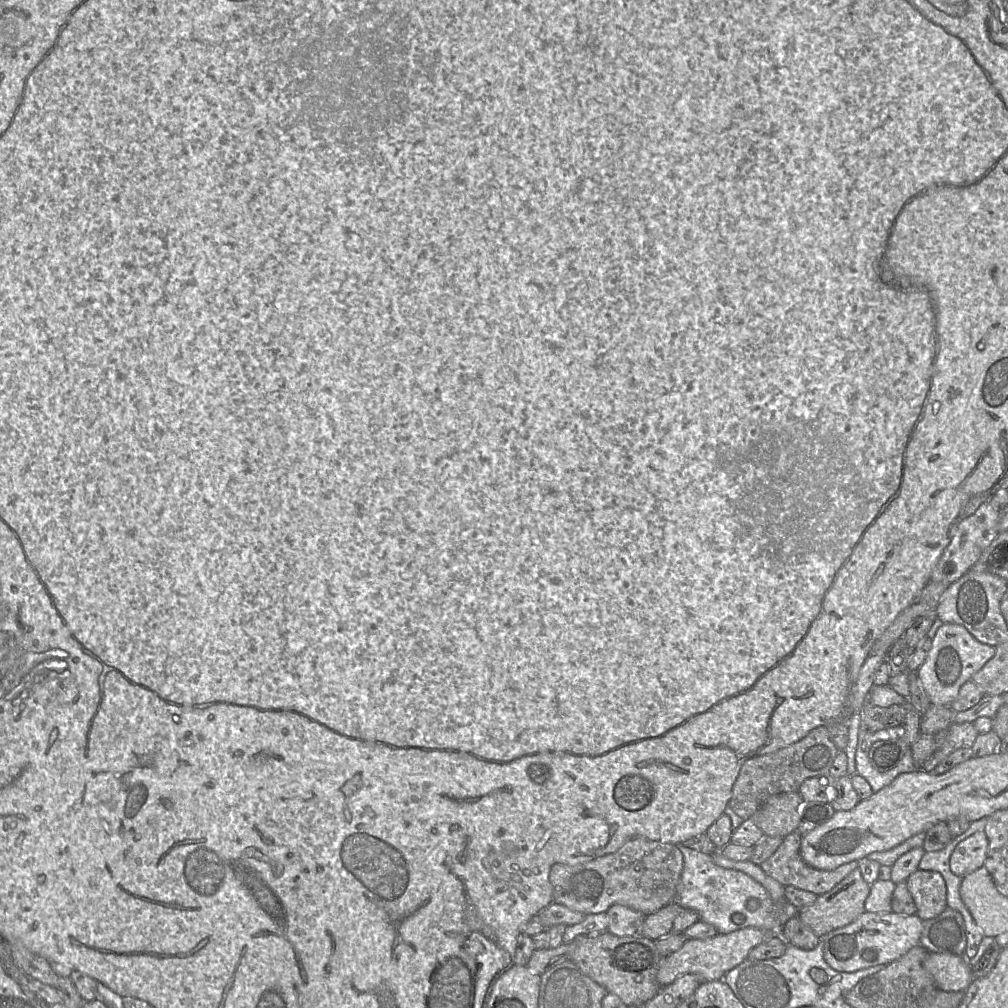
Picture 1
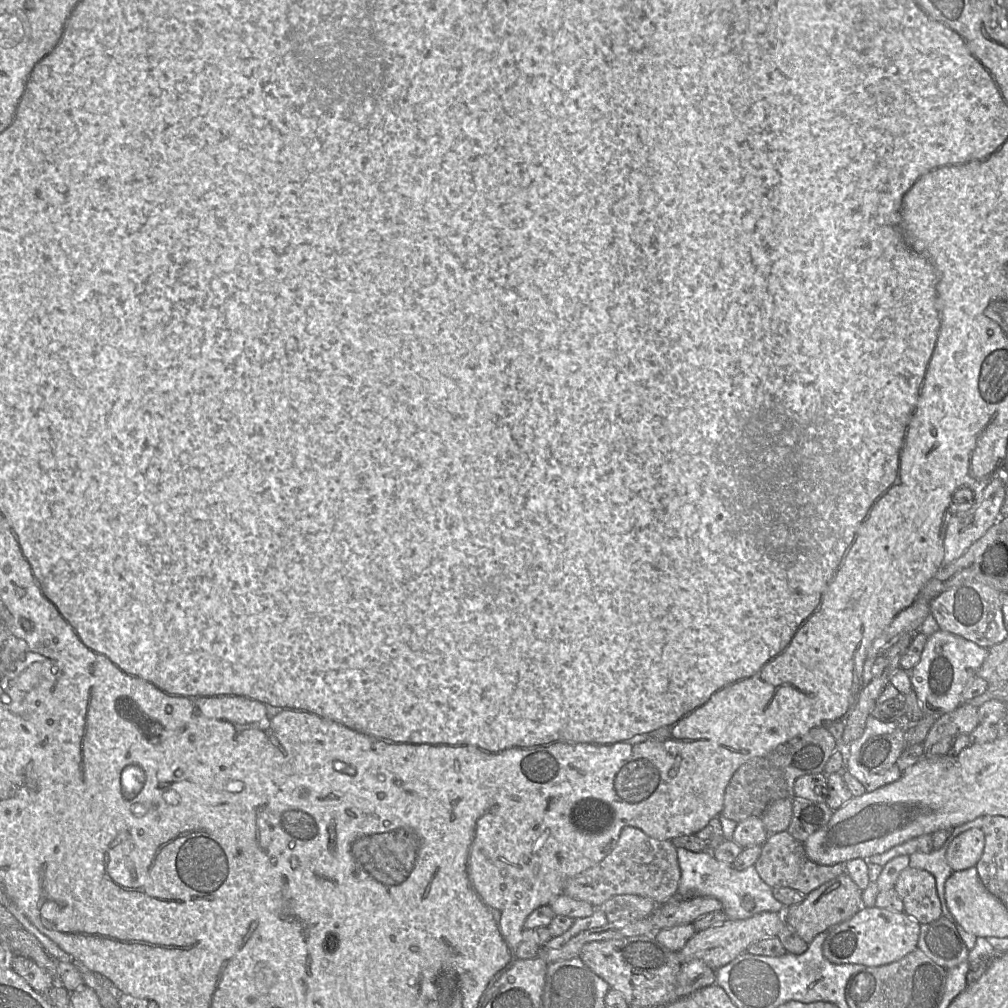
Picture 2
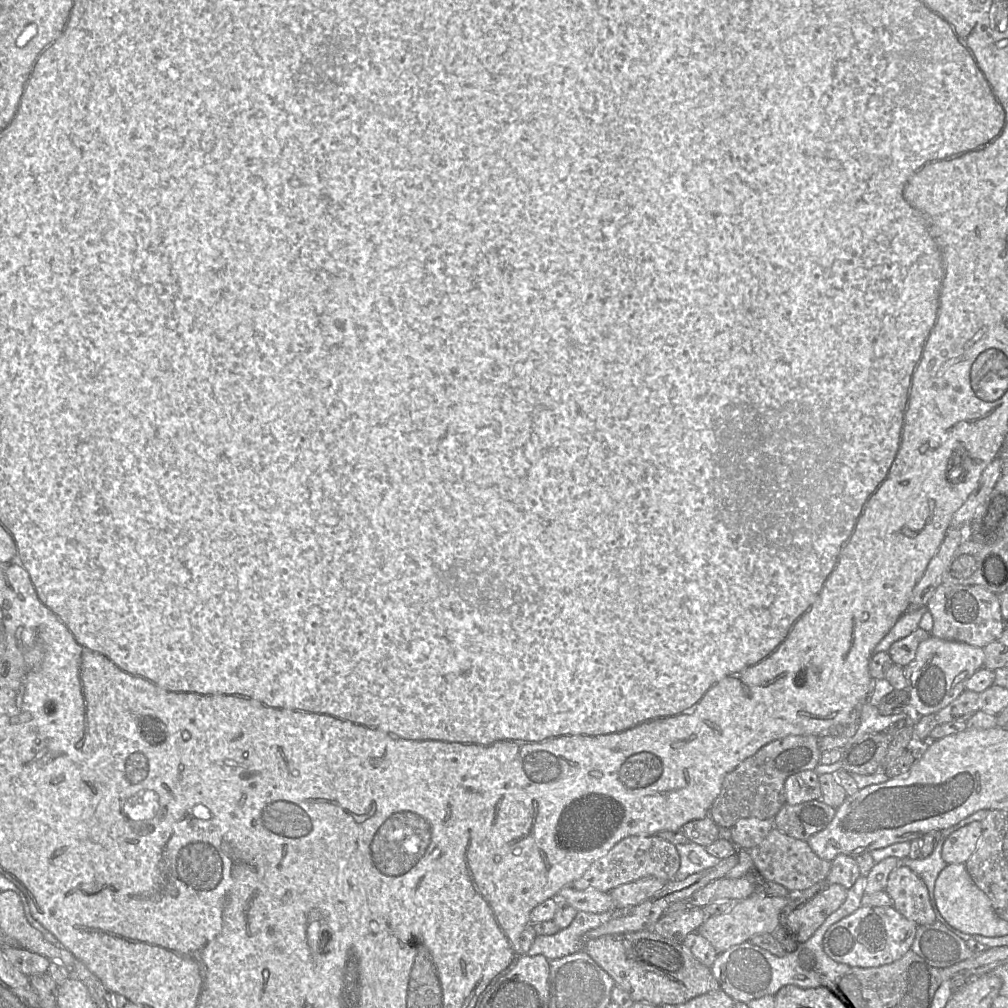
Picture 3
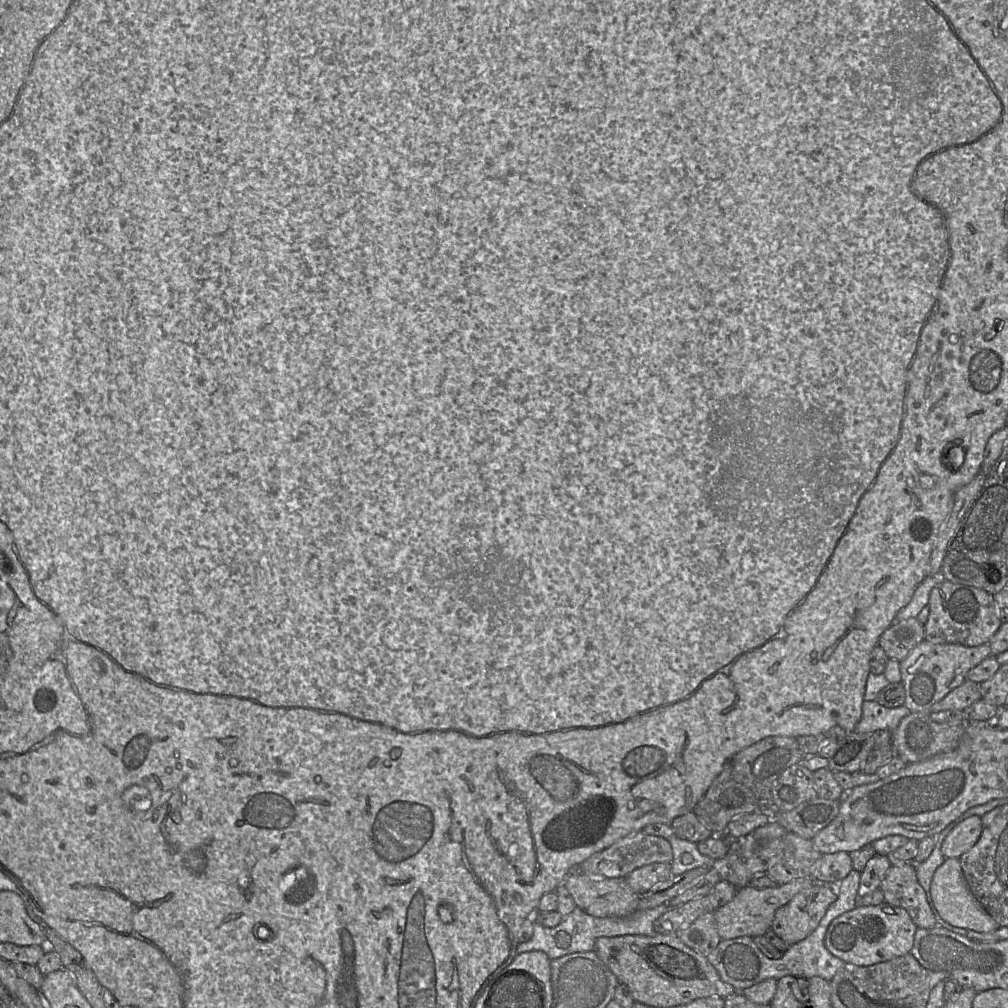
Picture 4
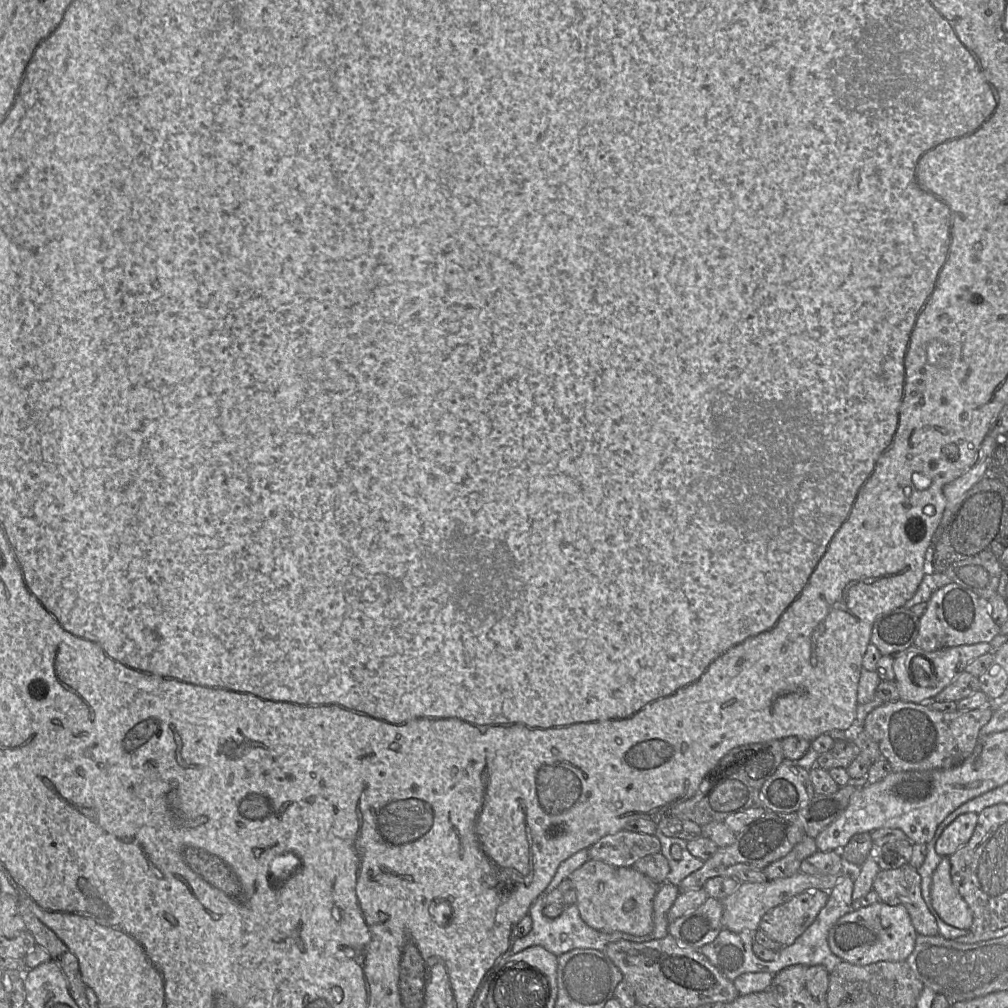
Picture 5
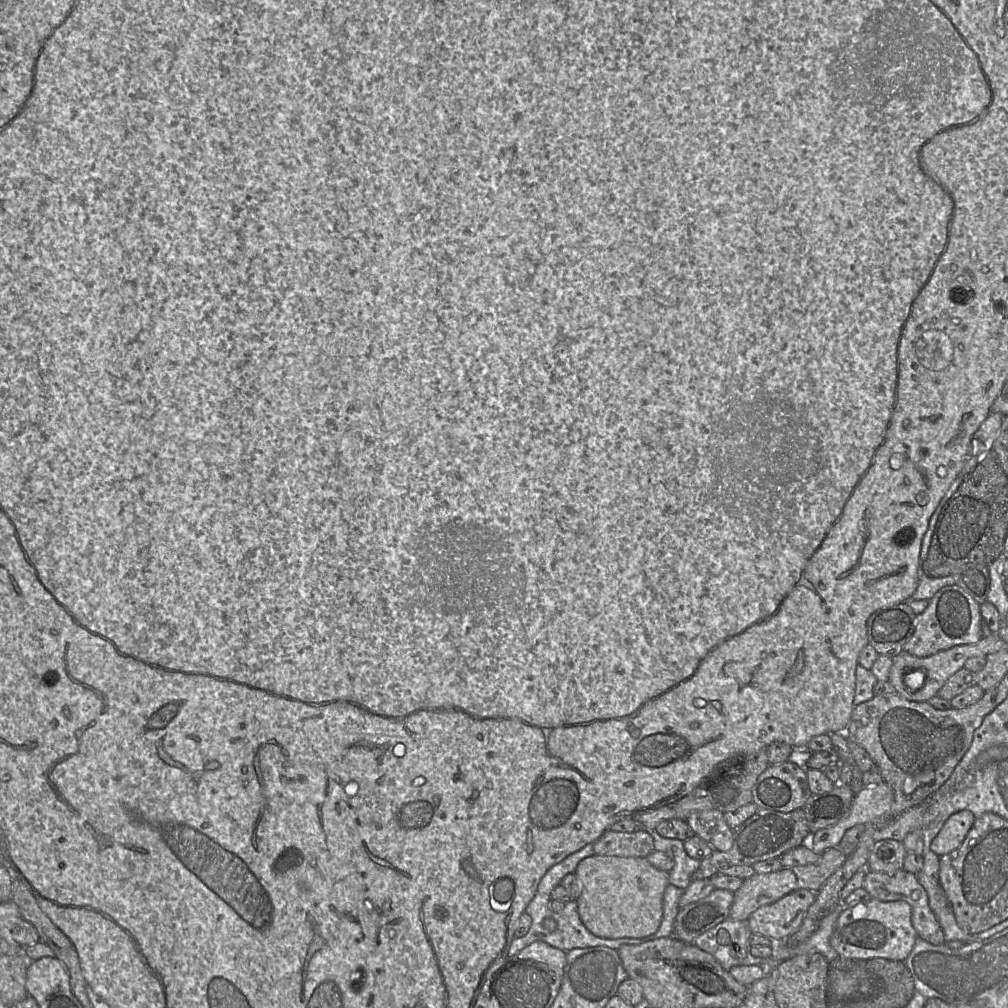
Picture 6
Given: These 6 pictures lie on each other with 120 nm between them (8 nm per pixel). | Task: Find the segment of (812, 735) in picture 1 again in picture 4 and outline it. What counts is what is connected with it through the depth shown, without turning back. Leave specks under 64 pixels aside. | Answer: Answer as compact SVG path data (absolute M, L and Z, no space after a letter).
M767 737L734 755L723 771L713 780L705 795L693 809L701 824L713 835L724 835L733 819L751 813L770 813L773 810L772 787L782 772L805 758L798 741L793 737Z

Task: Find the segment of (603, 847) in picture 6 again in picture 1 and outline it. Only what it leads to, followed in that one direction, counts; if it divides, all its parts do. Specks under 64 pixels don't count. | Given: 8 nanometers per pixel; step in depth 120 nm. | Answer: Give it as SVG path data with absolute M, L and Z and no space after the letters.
M636 837L627 841L616 852L593 861L575 866L554 864L550 869L549 880L553 886L553 902L562 904L573 911L584 915L606 913L612 905L619 904L647 916L675 901L682 869L683 855L675 844Z

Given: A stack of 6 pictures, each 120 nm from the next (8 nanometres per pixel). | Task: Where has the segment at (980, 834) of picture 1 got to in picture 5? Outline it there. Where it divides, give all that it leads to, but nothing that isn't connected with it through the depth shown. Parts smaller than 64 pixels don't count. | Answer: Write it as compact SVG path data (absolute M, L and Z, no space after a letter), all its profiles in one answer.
M963 813L951 822L935 844L935 851L941 857L949 857L970 840L977 825L978 814Z

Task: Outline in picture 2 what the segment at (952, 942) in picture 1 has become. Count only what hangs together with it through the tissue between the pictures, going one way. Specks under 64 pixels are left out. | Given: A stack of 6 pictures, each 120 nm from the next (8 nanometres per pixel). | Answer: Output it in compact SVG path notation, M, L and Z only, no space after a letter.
M941 916L937 920L921 924L917 949L924 952L930 959L945 969L968 961L969 950L952 922Z

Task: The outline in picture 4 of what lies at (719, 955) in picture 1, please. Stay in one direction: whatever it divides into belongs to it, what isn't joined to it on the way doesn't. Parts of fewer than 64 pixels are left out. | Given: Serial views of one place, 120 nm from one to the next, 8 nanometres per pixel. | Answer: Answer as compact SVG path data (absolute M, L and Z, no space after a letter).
M807 877L795 879L772 888L758 889L747 885L737 889L735 896L730 902L714 911L720 938L722 940L729 940L743 936L757 937L764 935L771 929L775 912L787 904L799 892L809 888L814 883L818 882L814 881L811 877Z

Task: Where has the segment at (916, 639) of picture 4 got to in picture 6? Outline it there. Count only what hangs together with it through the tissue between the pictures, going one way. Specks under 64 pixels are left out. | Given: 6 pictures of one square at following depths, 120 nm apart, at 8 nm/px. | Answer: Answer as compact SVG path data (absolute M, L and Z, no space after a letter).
M907 602L877 610L867 620L868 644L878 655L896 657L912 636L915 616Z

